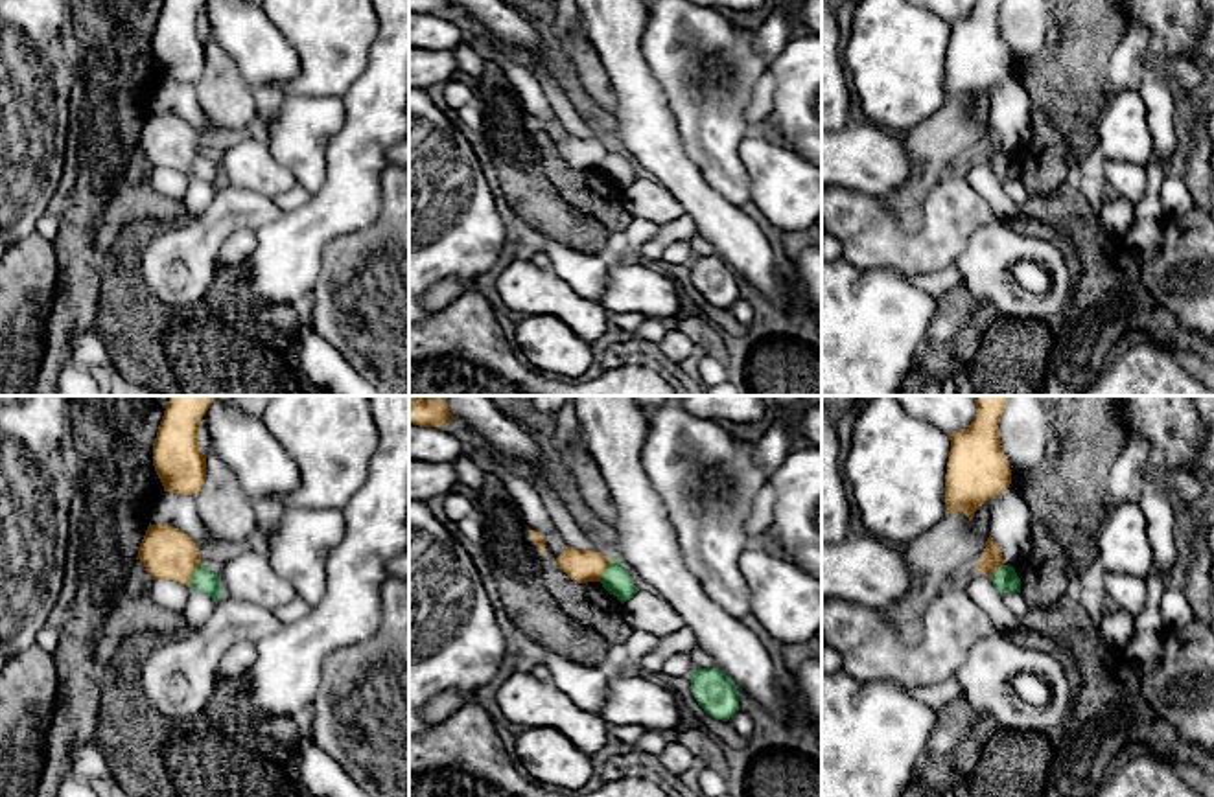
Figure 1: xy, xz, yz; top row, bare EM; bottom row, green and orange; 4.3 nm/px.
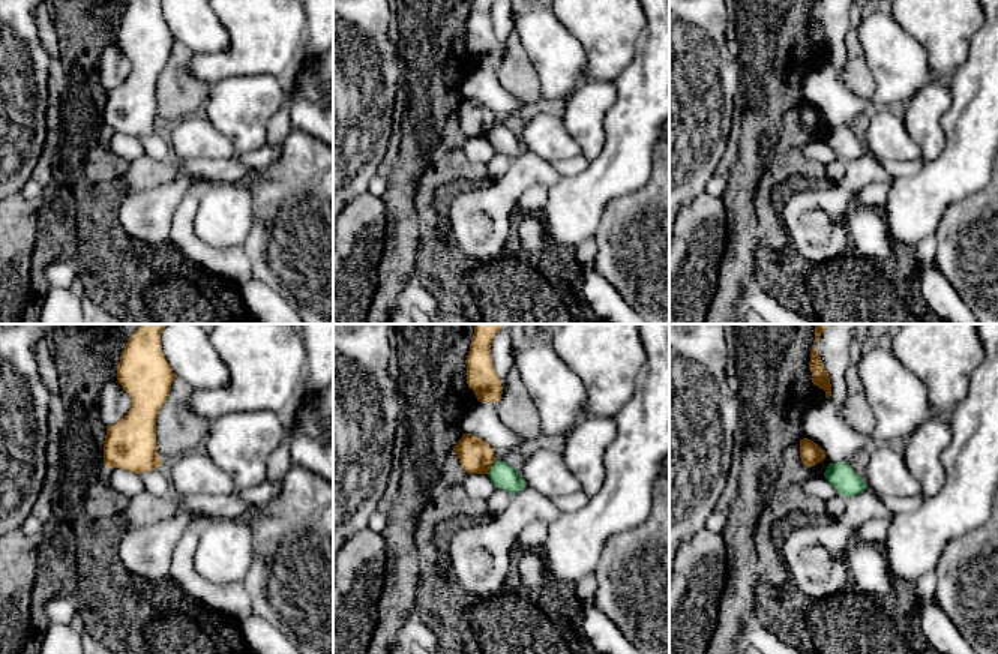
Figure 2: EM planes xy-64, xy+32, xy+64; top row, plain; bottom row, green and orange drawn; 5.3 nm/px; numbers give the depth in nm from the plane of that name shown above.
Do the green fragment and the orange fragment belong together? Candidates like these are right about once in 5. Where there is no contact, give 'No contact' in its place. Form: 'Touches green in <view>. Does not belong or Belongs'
Touches green in xy. Does not belong

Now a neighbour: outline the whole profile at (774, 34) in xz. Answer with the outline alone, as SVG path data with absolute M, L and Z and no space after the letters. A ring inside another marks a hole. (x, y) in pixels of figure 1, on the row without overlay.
M774 0L774 9L766 22L755 31L753 50L770 70L777 53L788 44L798 0Z

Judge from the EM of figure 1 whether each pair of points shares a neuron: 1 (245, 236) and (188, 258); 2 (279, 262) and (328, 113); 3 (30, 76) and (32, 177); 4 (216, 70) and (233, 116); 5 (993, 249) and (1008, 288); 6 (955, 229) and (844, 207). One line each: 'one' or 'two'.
1: two
2: two
3: one
4: one
5: one
6: one

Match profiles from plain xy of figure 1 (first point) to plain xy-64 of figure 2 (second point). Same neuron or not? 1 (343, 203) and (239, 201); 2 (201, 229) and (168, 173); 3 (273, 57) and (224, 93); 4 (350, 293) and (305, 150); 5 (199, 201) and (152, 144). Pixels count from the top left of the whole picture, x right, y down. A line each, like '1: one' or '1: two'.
1: one
2: two
3: two
4: one
5: one

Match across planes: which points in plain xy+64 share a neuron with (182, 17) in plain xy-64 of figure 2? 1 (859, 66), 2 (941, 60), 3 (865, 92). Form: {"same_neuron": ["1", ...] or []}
{"same_neuron": []}

